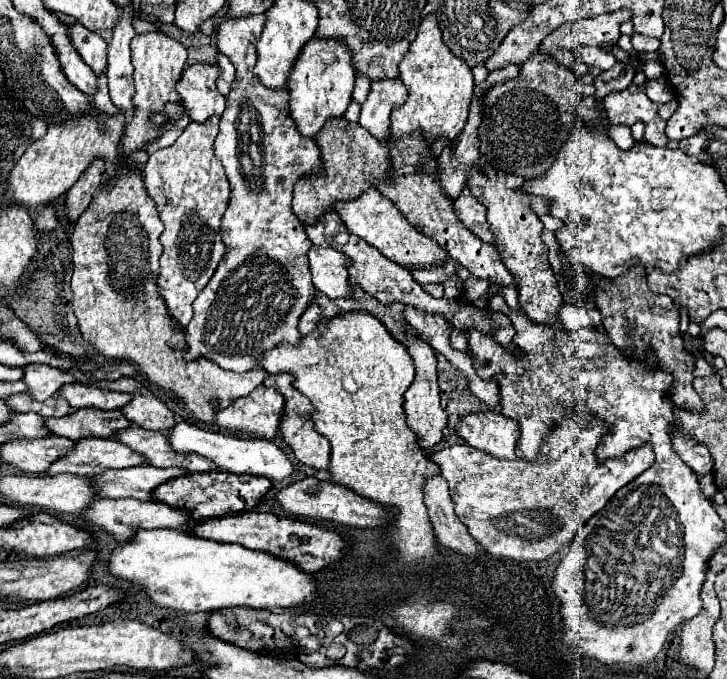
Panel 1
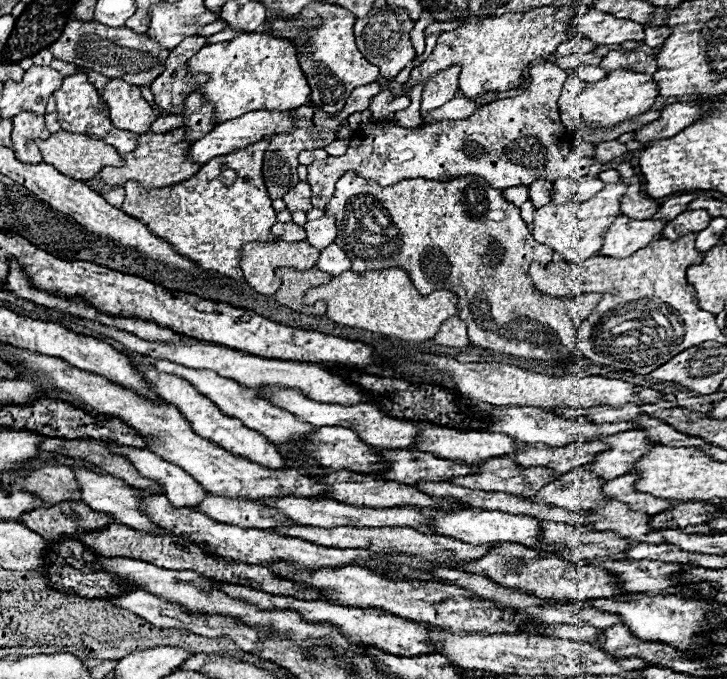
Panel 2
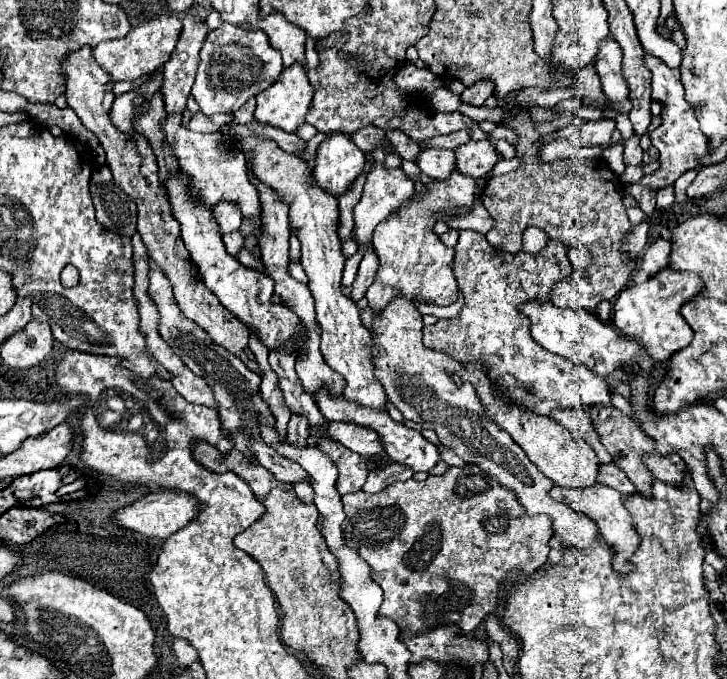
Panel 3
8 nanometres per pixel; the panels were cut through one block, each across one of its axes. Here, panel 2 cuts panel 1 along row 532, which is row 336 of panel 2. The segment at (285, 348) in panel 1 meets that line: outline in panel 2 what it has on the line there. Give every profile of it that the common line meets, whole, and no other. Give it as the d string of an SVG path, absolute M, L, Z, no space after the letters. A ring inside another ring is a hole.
M390 266L386 270L366 270L366 272L344 272L342 276L332 278L332 282L310 288L304 294L306 304L324 300L328 304L326 316L338 324L352 328L362 328L390 338L400 338L406 342L426 342L436 336L440 324L450 316L458 314L456 296L448 290L436 290L428 296L420 294L408 274Z

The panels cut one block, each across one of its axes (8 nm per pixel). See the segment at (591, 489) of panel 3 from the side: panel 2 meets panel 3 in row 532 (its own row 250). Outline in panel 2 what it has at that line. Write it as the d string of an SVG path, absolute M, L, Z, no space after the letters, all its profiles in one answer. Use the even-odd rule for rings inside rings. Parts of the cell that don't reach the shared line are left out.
M618 216L612 228L606 230L600 254L612 258L626 258L638 252L638 248L650 244L654 236L662 234L662 228L666 224L666 220L632 220L628 216Z

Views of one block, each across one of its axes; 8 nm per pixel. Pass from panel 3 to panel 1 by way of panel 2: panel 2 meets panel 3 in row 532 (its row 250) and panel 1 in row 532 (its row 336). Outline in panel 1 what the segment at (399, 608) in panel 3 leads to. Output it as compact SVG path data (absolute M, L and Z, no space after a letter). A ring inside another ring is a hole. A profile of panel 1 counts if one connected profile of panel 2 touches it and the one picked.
M582 402L566 410L562 422L546 434L540 446L540 454L536 460L502 460L496 456L486 454L484 450L472 448L468 444L454 444L448 448L442 448L434 452L430 458L440 466L442 476L448 480L450 496L454 500L456 516L462 524L466 524L470 536L490 554L498 558L510 558L520 562L536 562L546 560L552 554L564 550L574 534L598 512L602 510L608 500L628 482L638 478L644 470L648 470L654 462L654 452L650 444L638 446L636 450L626 452L620 458L608 458L604 462L598 462L596 448L602 440L602 434L606 434L610 426L594 416Z

